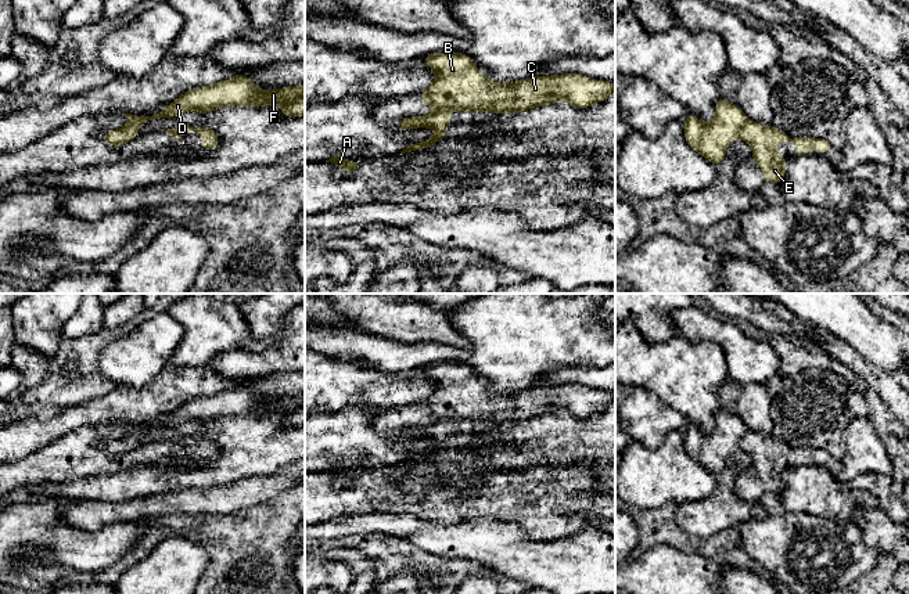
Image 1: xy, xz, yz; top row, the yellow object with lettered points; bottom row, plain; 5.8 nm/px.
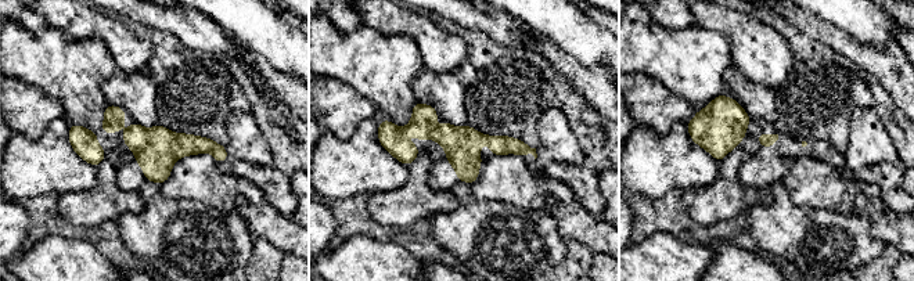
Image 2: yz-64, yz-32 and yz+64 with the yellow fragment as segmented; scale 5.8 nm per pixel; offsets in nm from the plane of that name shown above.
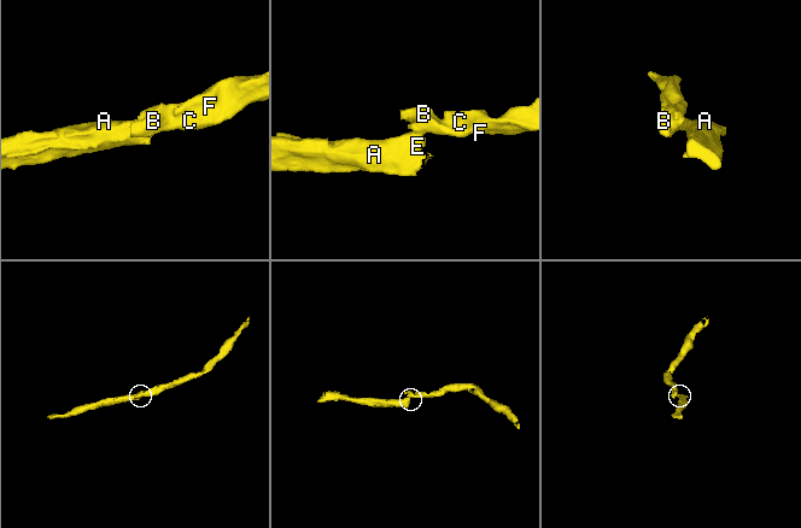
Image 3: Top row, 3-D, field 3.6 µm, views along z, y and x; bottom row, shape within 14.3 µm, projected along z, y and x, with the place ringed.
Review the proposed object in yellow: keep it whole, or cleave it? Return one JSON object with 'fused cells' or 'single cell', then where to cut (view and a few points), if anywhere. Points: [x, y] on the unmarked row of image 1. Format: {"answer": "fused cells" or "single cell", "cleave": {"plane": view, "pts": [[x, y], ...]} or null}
{"answer": "fused cells", "cleave": {"plane": "yz", "pts": [[748, 431], [739, 446]]}}

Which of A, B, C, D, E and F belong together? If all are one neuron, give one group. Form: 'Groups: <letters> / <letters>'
Groups: A E / B C D F

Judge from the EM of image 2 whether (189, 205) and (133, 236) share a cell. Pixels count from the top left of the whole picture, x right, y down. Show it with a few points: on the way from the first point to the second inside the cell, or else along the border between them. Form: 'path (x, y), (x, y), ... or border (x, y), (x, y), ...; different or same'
path (175, 213), (154, 234), (147, 234); same

